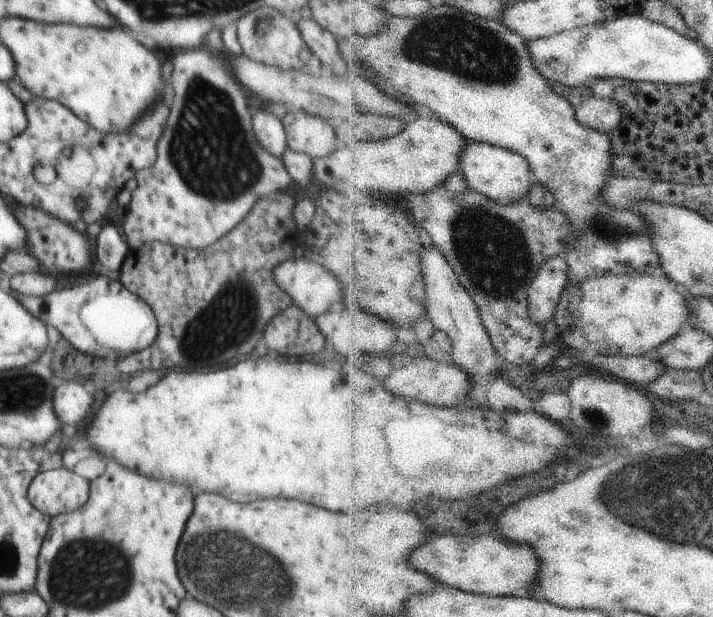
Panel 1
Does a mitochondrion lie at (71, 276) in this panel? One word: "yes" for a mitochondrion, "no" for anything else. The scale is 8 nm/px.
no

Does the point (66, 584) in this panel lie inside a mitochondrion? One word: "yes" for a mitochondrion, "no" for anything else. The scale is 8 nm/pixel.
yes

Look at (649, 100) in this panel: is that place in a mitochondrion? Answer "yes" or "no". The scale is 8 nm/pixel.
no

